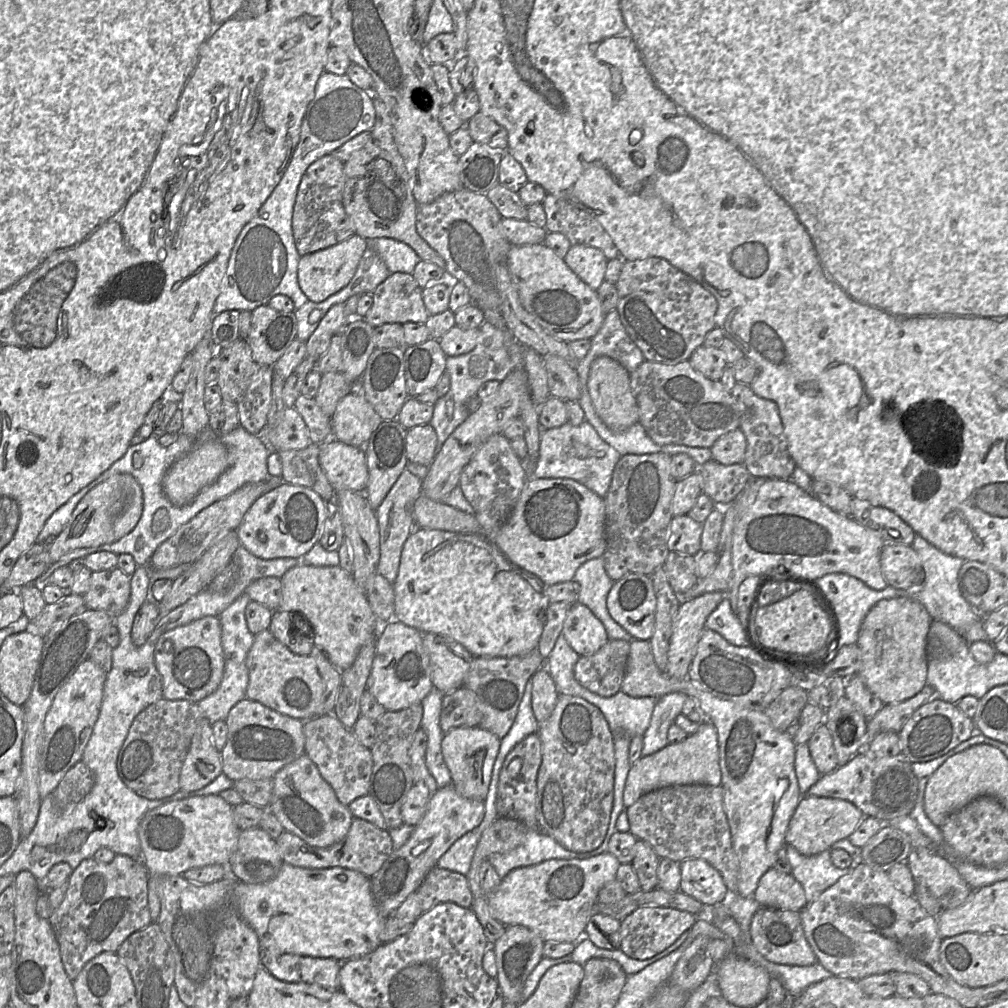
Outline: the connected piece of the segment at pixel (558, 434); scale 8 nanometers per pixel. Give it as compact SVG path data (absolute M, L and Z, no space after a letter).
M568 421L560 427L542 430L538 458L529 478L573 479L604 498L610 487L614 468L621 457L588 421L577 426Z

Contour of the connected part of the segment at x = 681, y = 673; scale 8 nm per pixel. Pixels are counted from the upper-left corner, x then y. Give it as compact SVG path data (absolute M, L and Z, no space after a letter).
M716 591L682 600L673 621L664 673L677 679L687 677L706 619L725 597L725 592Z

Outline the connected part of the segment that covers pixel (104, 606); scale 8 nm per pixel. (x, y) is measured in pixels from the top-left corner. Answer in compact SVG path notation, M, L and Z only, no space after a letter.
M117 566L113 569L93 572L87 592L83 595L86 609L104 611L117 617L127 607L131 594L131 577Z

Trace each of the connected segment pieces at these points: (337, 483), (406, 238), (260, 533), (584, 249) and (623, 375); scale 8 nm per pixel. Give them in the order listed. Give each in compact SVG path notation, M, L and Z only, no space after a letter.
M334 438L318 445L321 468L334 491L365 492L368 469L364 448L348 445Z
M372 94L375 123L370 138L361 149L344 162L343 205L354 225L355 234L365 239L387 237L408 244L419 256L445 268L444 259L417 233L416 212L419 205L411 192L411 184L393 135L391 117L385 103Z
M283 481L254 502L237 528L237 536L241 545L258 558L302 559L322 535L326 503L313 490Z
M571 245L564 261L593 290L597 290L605 280L609 260L598 248L587 245Z
M608 356L597 357L591 364L587 387L597 415L609 429L622 432L639 422L639 407L630 387L630 373L618 361Z

